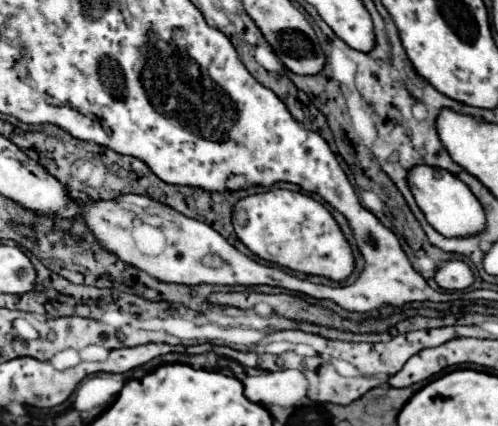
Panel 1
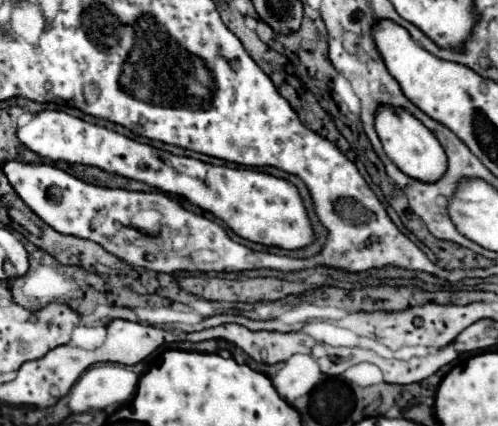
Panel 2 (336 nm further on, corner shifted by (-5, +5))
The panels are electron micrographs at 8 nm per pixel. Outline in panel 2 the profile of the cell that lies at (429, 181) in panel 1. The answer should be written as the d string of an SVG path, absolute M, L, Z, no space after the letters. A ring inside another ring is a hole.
M379 107L375 115L375 129L379 133L379 139L383 143L383 149L387 157L409 177L417 181L437 181L441 173L445 173L445 151L441 149L441 143L417 121L411 113L405 113L405 109L391 109L391 107Z

